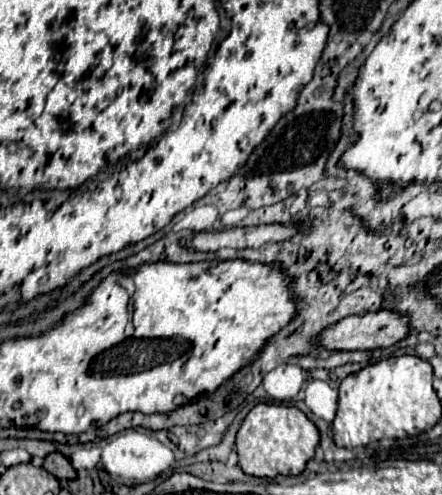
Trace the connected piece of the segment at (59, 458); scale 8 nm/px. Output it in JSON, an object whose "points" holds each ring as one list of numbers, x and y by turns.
{"points":[[50,453,44,459,44,469,58,479,74,479,76,477,74,467,70,465,70,461,62,453]]}

